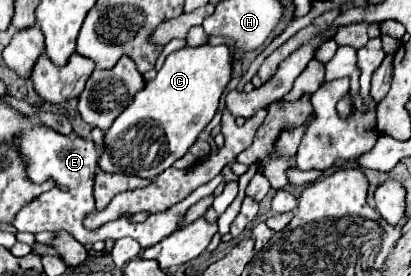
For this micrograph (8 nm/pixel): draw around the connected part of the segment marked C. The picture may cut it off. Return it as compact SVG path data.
M227 45L183 47L171 53L157 77L133 97L131 105L105 131L105 151L99 157L99 167L107 173L135 175L153 179L181 159L195 143L205 125L213 119L219 107L221 91L231 77L233 57Z

